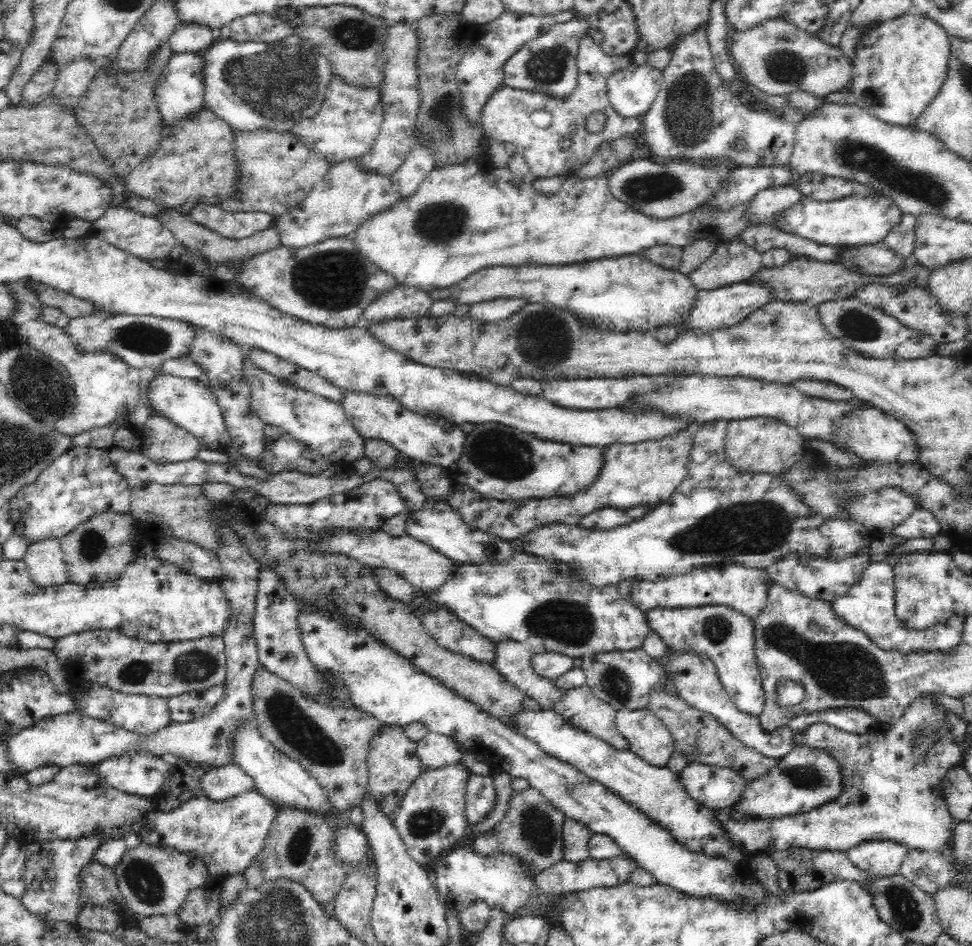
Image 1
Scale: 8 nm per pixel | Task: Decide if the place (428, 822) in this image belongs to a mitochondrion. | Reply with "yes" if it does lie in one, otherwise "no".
yes

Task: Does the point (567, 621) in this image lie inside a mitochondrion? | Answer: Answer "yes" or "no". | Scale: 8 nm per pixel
yes

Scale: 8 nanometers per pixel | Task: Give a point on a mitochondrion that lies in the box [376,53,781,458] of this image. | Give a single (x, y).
(689, 103)

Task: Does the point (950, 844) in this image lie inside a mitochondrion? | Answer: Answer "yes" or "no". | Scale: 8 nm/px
no

